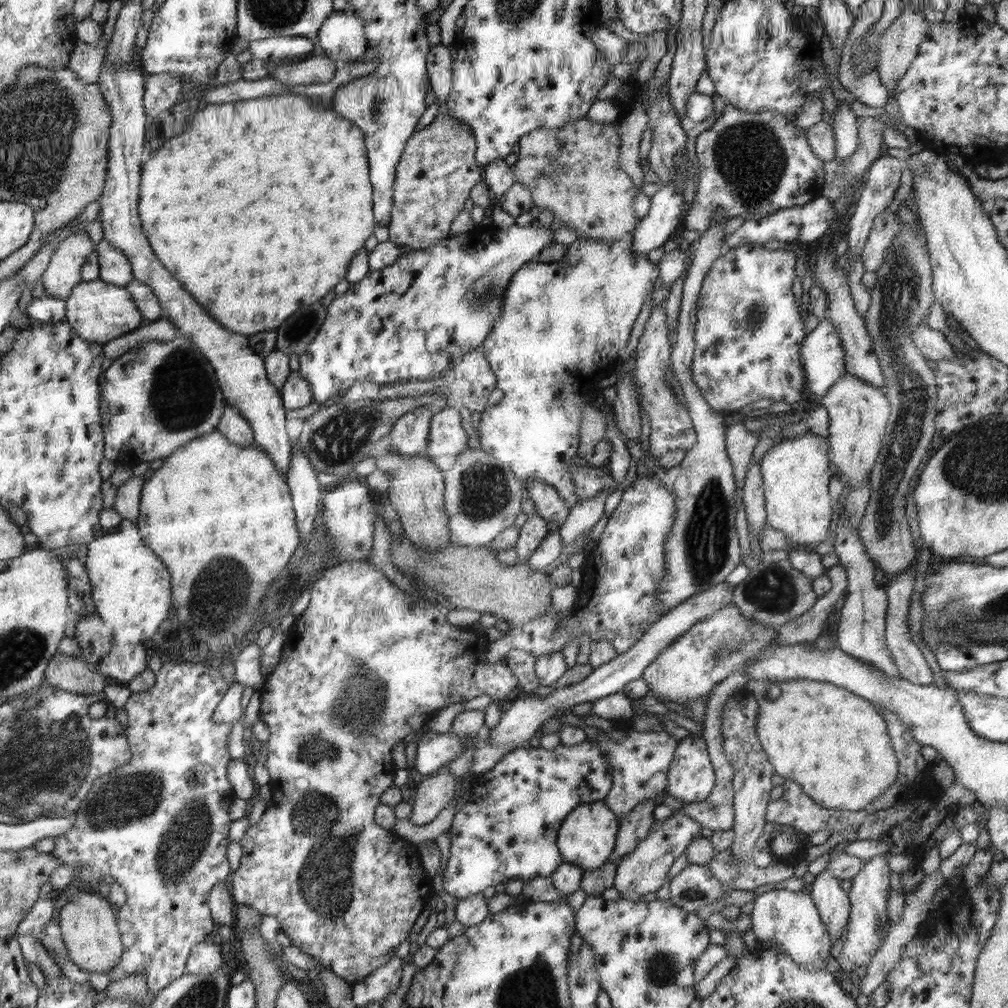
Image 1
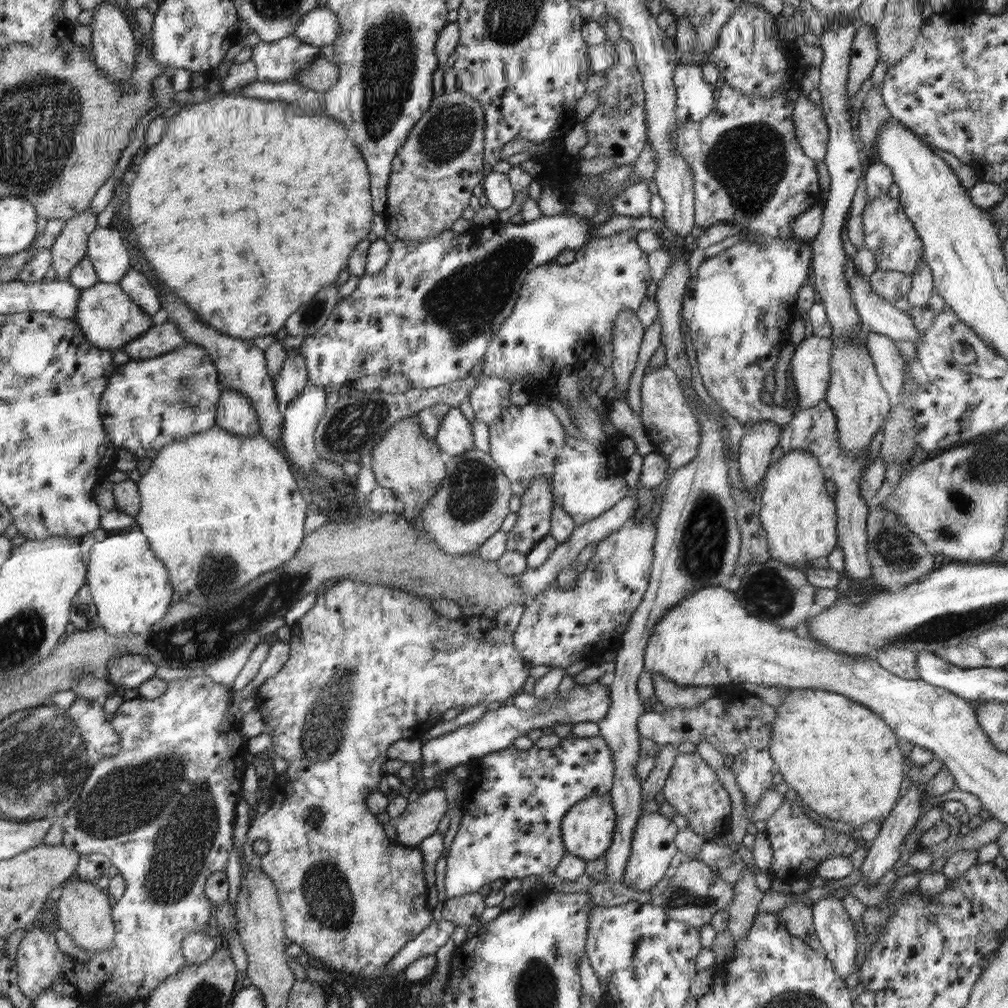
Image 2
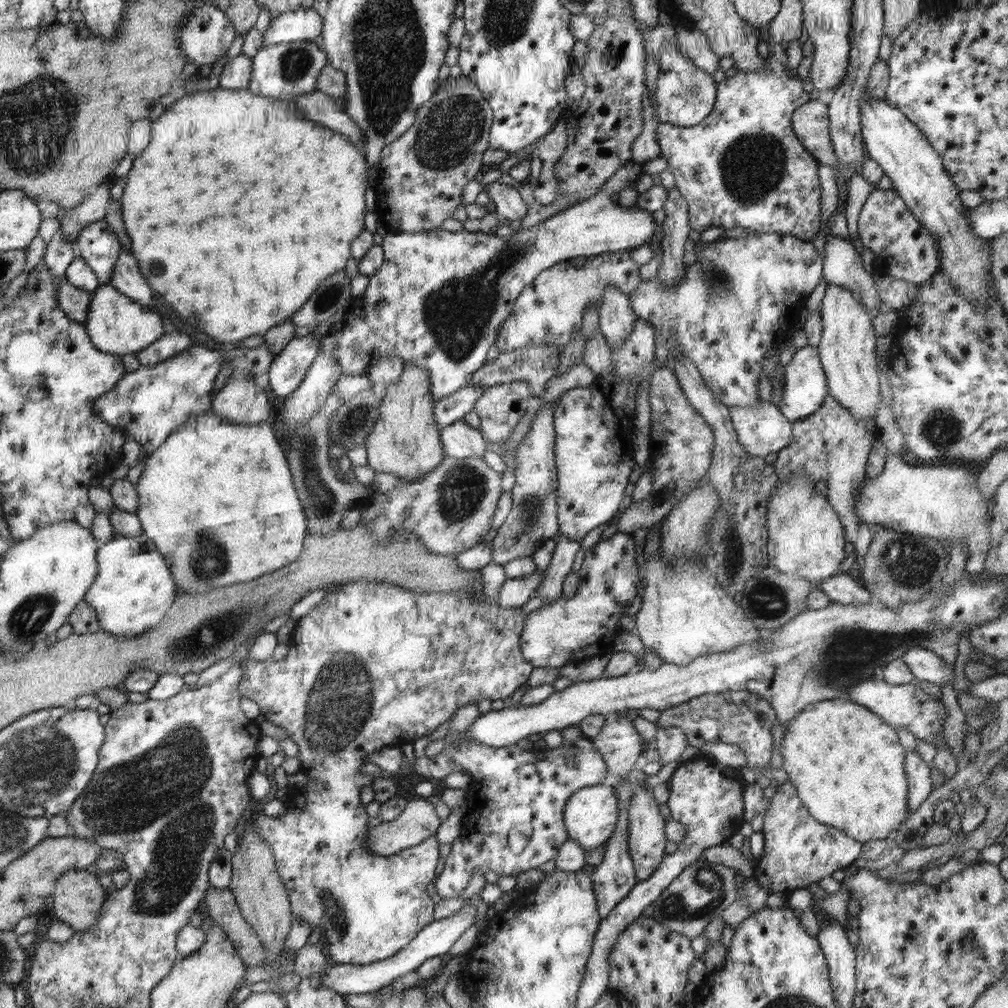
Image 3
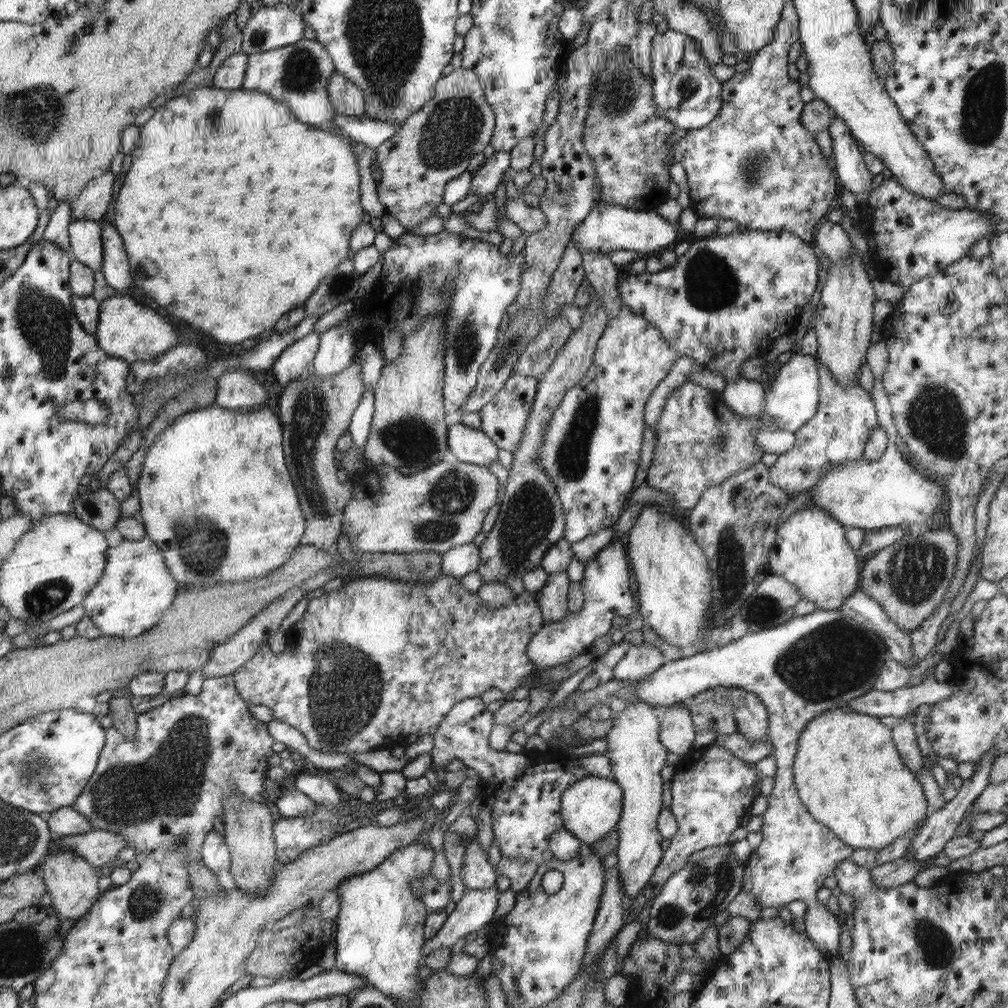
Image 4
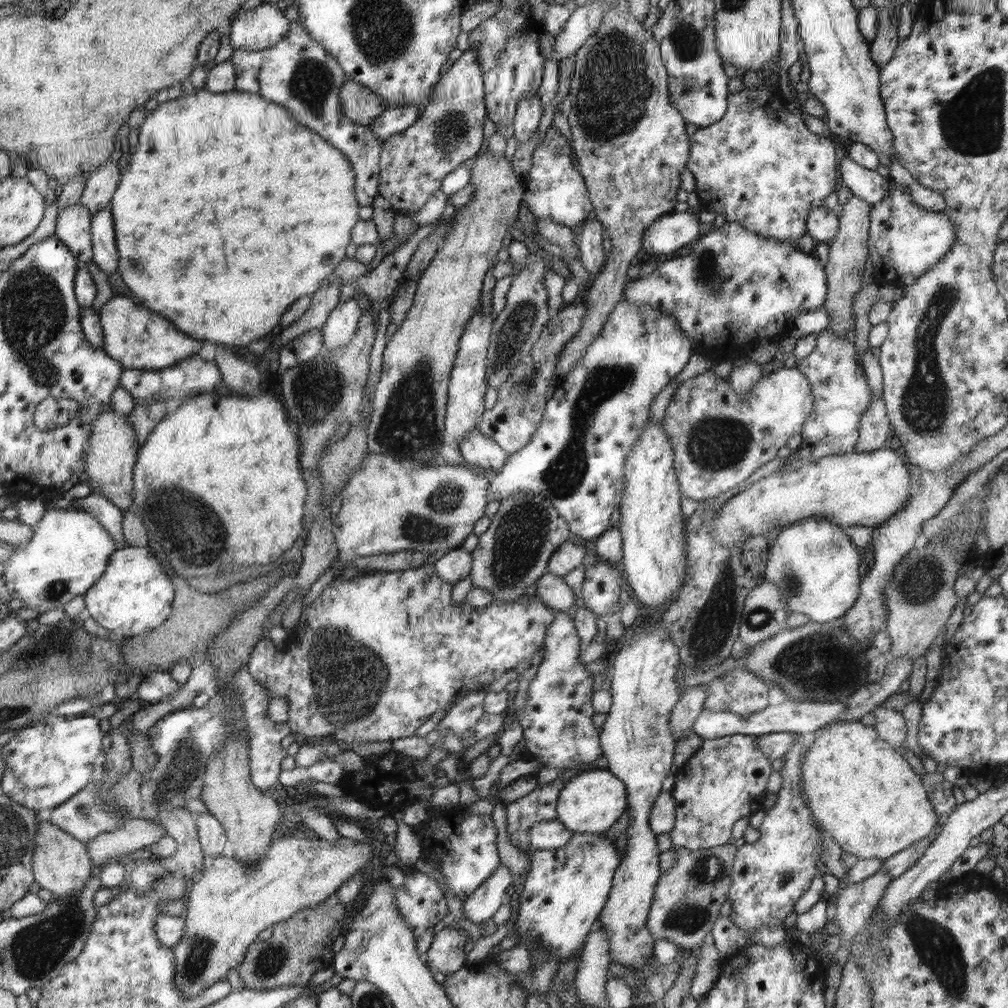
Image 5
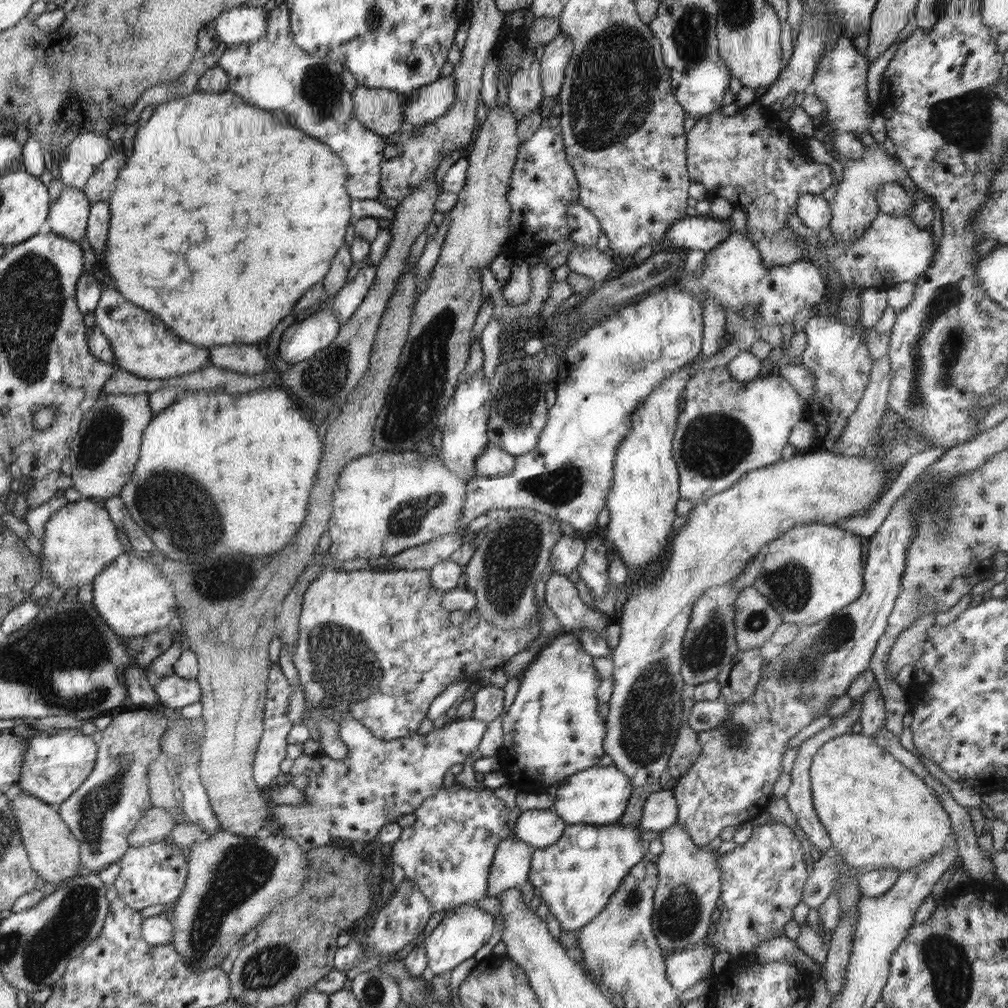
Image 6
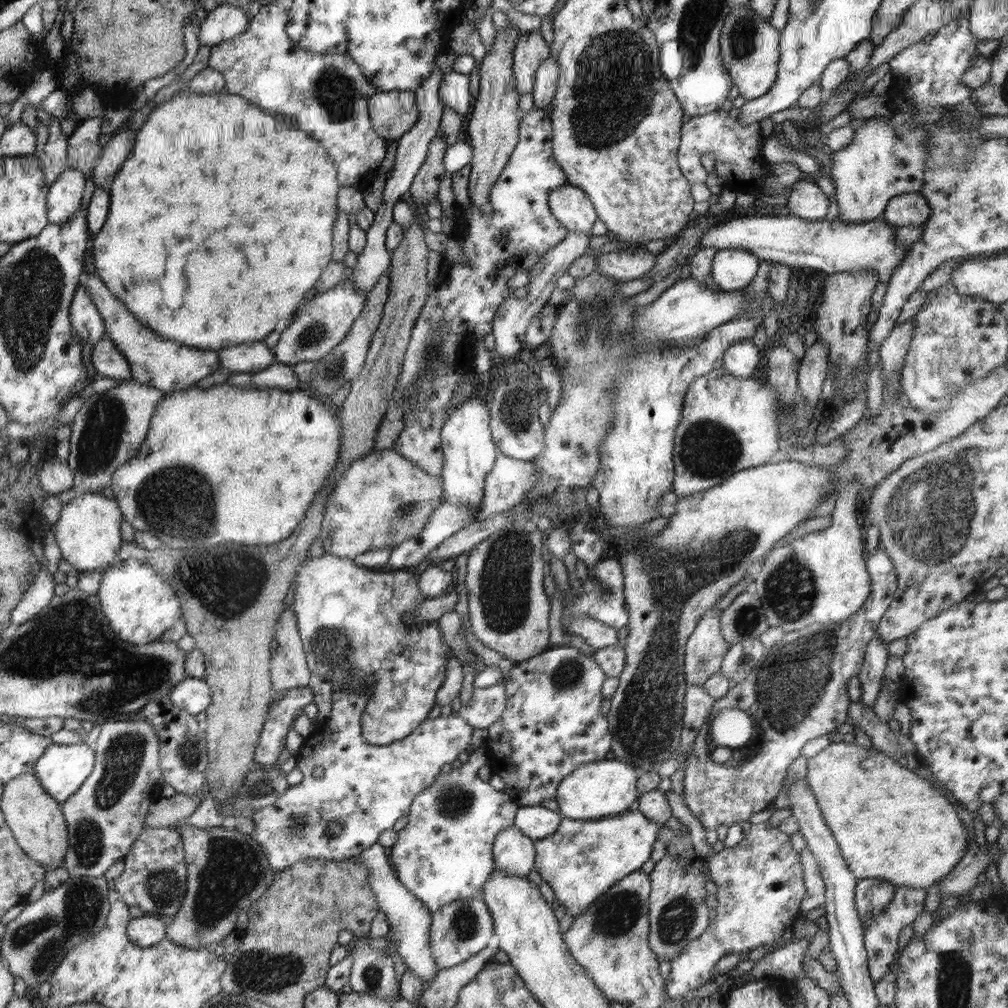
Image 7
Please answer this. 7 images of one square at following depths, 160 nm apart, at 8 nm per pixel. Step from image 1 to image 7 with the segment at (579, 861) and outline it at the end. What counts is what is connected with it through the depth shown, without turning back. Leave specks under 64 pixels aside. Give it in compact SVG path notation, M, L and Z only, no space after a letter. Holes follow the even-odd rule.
M605 759L576 768L558 786L558 794L555 799L558 802L562 818L604 819L633 809L640 795L638 776L638 772L632 765L617 759Z

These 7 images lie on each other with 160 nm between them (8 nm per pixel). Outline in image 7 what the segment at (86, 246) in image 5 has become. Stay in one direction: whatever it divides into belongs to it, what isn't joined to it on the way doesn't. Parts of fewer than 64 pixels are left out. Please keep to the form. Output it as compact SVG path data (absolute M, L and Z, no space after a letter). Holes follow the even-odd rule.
M67 169L51 184L47 192L48 217L54 225L75 218L82 206L86 178L79 170Z

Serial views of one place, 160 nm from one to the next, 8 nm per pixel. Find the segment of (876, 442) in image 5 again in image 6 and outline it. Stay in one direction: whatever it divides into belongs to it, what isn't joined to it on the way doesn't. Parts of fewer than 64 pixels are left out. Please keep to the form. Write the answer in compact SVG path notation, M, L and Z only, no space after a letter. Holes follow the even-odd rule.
M887 356L875 361L864 394L856 410L849 416L848 422L840 435L839 442L837 442L833 450L830 451L836 452L836 454L840 453L841 455L862 456L864 450L866 450L866 447L870 444L870 440L872 440L872 438L878 440L880 422L882 422L882 416L884 416L884 410L888 407L887 396L891 381L890 369L889 358Z

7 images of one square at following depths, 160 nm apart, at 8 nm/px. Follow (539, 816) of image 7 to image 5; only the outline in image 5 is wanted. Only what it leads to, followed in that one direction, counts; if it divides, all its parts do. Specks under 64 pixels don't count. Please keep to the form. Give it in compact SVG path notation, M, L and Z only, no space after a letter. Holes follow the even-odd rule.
M558 819L541 820L530 830L532 849L556 850L571 841L573 832L568 830Z

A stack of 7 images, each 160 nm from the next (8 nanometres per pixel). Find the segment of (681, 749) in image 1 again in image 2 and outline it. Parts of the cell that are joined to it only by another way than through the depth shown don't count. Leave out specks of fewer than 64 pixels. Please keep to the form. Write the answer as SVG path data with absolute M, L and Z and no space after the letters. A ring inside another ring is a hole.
M697 751L692 754L679 754L674 760L661 792L664 800L672 804L677 814L688 818L690 826L696 834L703 836L706 842L715 836L724 835L731 830L731 800L729 792L723 787L717 772L700 757Z

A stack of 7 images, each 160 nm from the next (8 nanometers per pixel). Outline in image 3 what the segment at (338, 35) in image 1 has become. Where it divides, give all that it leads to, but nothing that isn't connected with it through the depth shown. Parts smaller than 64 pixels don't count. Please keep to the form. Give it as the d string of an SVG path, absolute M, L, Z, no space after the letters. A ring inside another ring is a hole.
M298 8L296 11L272 17L262 39L264 45L314 42L322 32L322 18L312 9Z

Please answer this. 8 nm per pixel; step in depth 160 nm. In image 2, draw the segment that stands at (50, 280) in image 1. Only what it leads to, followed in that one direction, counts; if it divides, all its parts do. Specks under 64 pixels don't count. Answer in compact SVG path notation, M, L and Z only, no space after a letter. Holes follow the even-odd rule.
M88 208L66 220L62 233L50 248L56 280L68 280L70 271L87 256L88 237L97 227L97 216Z

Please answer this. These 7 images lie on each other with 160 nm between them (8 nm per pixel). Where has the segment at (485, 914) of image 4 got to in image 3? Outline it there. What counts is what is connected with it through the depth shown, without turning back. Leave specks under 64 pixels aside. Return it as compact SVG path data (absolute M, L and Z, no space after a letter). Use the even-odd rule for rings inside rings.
M467 904L460 912L449 916L433 920L426 927L422 928L418 935L411 940L396 956L375 962L370 965L342 965L332 963L328 970L328 975L321 978L324 988L330 988L334 992L344 996L346 994L374 993L396 982L397 979L416 971L423 962L436 956L446 956L450 947L464 934L464 931L476 922L476 907Z

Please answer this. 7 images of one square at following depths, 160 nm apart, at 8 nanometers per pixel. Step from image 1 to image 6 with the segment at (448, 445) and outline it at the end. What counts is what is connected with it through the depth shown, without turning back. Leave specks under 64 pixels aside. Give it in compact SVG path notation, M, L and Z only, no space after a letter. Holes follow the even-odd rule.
M491 442L487 444L486 452L475 460L476 477L502 478L510 476L515 467L515 456L504 452Z

